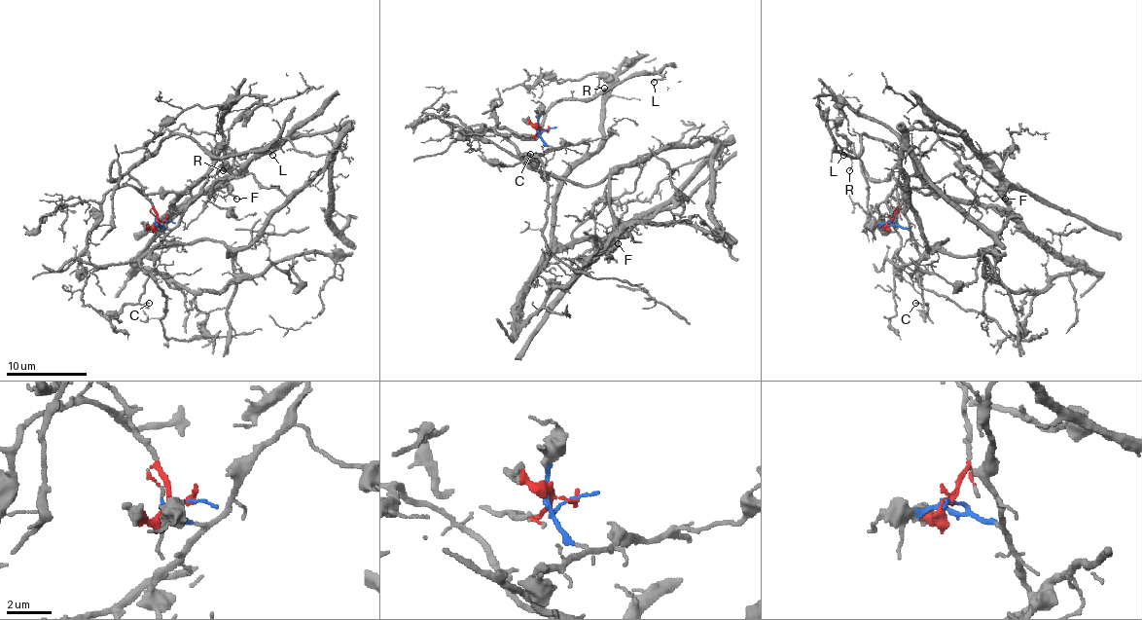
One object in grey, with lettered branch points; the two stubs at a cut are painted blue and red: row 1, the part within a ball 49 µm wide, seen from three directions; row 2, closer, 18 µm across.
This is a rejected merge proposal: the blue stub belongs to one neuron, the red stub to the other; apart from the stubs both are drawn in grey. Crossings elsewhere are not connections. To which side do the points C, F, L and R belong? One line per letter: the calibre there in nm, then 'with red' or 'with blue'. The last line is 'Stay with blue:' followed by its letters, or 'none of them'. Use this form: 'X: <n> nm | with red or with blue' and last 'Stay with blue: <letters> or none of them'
C: 130 nm | with blue
F: 150 nm | with blue
L: 130 nm | with red
R: 90 nm | with red
Stay with blue: C, F

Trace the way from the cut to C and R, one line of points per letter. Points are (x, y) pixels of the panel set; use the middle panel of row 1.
C: (547, 129), (541, 135), (551, 148), (520, 162), (530, 154)
R: (547, 129), (541, 129), (534, 135), (511, 131), (532, 137), (553, 105), (562, 99), (590, 99), (605, 88)

